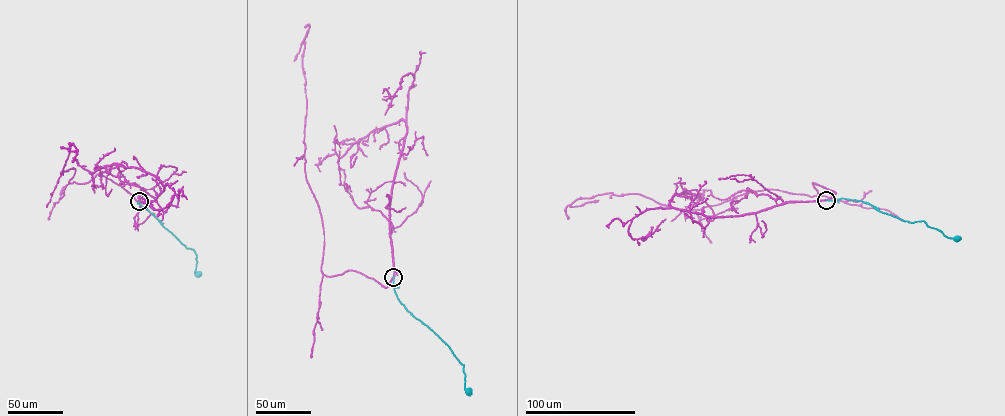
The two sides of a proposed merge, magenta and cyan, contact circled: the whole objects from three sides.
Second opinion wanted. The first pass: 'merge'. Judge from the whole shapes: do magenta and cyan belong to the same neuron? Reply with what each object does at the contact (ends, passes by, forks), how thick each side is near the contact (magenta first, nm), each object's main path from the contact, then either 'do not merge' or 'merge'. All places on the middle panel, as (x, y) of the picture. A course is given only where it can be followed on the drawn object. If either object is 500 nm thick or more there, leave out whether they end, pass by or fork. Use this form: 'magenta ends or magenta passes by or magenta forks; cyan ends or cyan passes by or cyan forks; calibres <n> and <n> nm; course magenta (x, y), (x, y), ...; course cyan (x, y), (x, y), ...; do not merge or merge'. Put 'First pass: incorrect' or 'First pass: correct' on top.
First pass: correct
magenta passes by; cyan ends; calibres 440 and 400 nm; course magenta (394, 277), (386, 287), (352, 270), (321, 271), (323, 225), (305, 172), (308, 31), (294, 61); course cyan (394, 277), (395, 292), (400, 302), (447, 344), (463, 365), (464, 388), (469, 391); merge

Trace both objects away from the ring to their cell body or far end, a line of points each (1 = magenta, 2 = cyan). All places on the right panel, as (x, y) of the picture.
1: (826, 200), (835, 192), (813, 182), (817, 195), (766, 189), (699, 210), (611, 192), (570, 206), (598, 200)
2: (826, 200), (861, 201), (904, 221), (923, 221), (945, 236), (956, 239)

